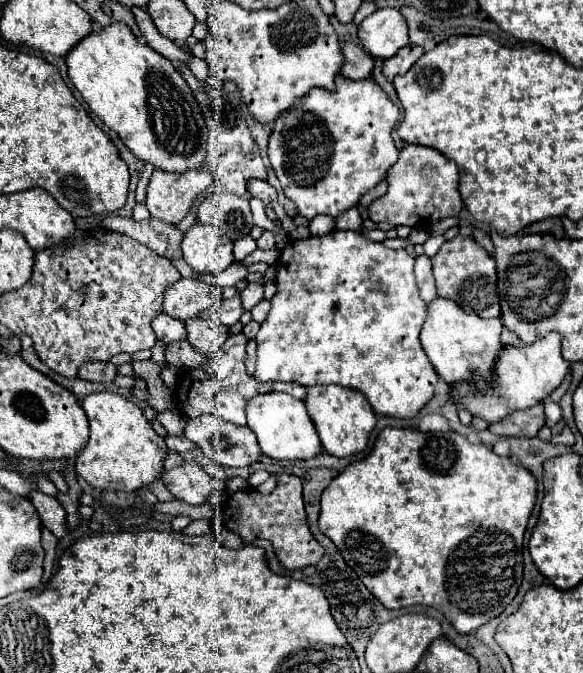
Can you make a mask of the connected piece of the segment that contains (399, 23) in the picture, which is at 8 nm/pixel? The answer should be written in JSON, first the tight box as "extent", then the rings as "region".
{"extent":[359,8,409,58],"region":[[[381,8],[381,10],[375,10],[371,16],[367,16],[361,26],[359,26],[359,40],[363,44],[363,48],[373,56],[373,58],[391,58],[399,48],[407,46],[409,44],[409,38],[407,38],[407,24],[401,16],[401,12],[397,8]]]}

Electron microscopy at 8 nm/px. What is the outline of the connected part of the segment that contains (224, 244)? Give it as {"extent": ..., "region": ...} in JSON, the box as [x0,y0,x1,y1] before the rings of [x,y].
{"extent":[183,222,233,274],"region":[[[195,222],[183,238],[183,260],[199,274],[221,274],[233,260],[233,242],[217,226]]]}

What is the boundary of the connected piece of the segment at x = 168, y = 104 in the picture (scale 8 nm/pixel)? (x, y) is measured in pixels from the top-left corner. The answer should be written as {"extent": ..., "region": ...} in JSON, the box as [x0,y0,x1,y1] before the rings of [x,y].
{"extent":[65,22,209,172],"region":[[[113,22],[113,26],[103,26],[85,36],[71,52],[65,56],[67,74],[73,86],[81,92],[89,108],[115,130],[125,146],[143,162],[151,162],[155,168],[167,172],[185,172],[199,168],[207,156],[207,136],[209,130],[203,122],[201,108],[187,86],[185,78],[171,66],[171,62],[157,54],[151,46],[139,42],[135,34],[123,22]]]}

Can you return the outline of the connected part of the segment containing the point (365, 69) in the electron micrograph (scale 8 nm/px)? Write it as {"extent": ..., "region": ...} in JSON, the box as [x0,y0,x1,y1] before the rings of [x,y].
{"extent":[341,42,373,80],"region":[[[343,42],[341,44],[341,54],[343,54],[343,66],[341,66],[341,74],[345,78],[351,80],[359,80],[359,78],[369,78],[371,70],[373,70],[373,58],[357,44],[353,42]]]}

